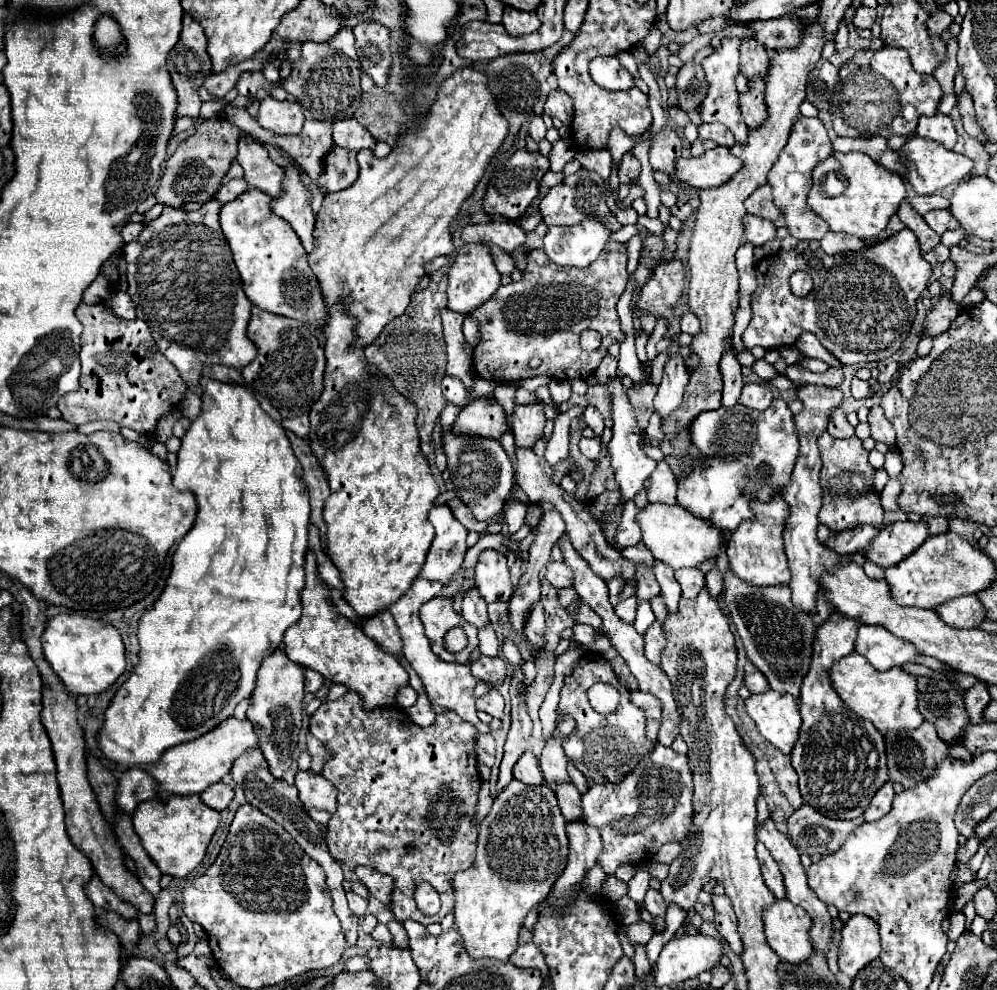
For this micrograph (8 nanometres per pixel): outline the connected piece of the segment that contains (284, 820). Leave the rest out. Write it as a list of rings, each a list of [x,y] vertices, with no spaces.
[[[253,749],[249,751],[247,755],[243,755],[241,759],[237,759],[233,763],[233,771],[231,771],[231,777],[235,777],[233,781],[243,789],[247,801],[257,807],[259,811],[263,811],[265,815],[269,815],[273,821],[277,821],[281,827],[285,827],[287,833],[293,835],[293,839],[301,845],[301,849],[313,857],[325,871],[327,875],[327,887],[329,887],[329,893],[331,893],[331,899],[333,899],[333,911],[335,915],[339,917],[341,921],[341,927],[343,927],[343,933],[345,933],[345,939],[347,939],[347,945],[353,947],[357,943],[357,931],[359,931],[359,919],[353,917],[353,913],[349,913],[349,907],[347,907],[347,901],[345,901],[345,891],[341,887],[341,881],[343,881],[343,867],[333,861],[325,841],[321,841],[321,831],[317,829],[317,825],[313,825],[313,821],[309,821],[309,815],[305,813],[301,801],[299,801],[299,795],[297,795],[297,789],[285,781],[277,781],[271,773],[269,773],[269,767],[265,765],[265,757],[259,749]]]

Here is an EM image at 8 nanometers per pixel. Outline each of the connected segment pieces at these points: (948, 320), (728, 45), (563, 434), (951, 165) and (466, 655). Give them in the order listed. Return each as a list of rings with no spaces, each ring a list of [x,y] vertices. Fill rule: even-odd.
[[[943,291],[937,305],[927,313],[921,335],[937,337],[939,333],[945,333],[957,315],[959,315],[959,305],[953,301],[951,291]]]
[[[723,39],[723,45],[719,49],[715,49],[705,61],[703,61],[703,71],[705,71],[705,81],[707,81],[707,95],[699,107],[699,115],[705,123],[723,123],[737,141],[745,141],[747,139],[747,125],[741,117],[741,111],[739,111],[739,93],[735,89],[735,75],[739,73],[739,43],[741,39]]]
[[[571,407],[569,411],[558,415],[554,419],[554,429],[547,441],[544,453],[545,460],[550,466],[556,465],[568,456],[569,449],[569,428],[573,417],[581,415],[583,407]]]
[[[911,135],[907,139],[907,143],[901,147],[901,161],[905,165],[903,177],[913,185],[917,195],[931,195],[951,183],[959,183],[965,177],[969,177],[969,173],[973,169],[973,161],[967,159],[965,155],[941,149],[941,145],[937,145],[935,141],[929,141],[929,139],[917,137],[917,135]]]
[[[433,597],[421,607],[421,621],[425,625],[425,637],[429,639],[431,651],[441,657],[443,661],[453,663],[469,663],[473,651],[477,649],[477,629],[475,625],[467,623],[459,613],[453,611],[453,599],[451,597]],[[453,627],[461,627],[469,639],[467,647],[459,653],[449,653],[445,649],[445,633]]]

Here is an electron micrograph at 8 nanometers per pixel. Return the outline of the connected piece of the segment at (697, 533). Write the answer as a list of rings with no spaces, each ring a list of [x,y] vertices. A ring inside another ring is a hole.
[[[647,503],[637,513],[637,523],[641,527],[641,543],[651,551],[651,555],[657,561],[663,561],[665,565],[673,569],[681,567],[697,567],[699,563],[717,557],[723,547],[727,547],[727,541],[721,539],[721,531],[709,525],[709,521],[703,521],[699,517],[693,517],[687,509],[681,505],[663,505],[663,503]]]

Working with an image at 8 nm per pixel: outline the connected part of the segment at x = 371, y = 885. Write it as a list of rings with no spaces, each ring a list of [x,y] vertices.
[[[357,867],[355,875],[359,881],[369,889],[373,897],[377,897],[381,903],[391,903],[391,891],[393,891],[393,877],[377,873],[371,867]]]

